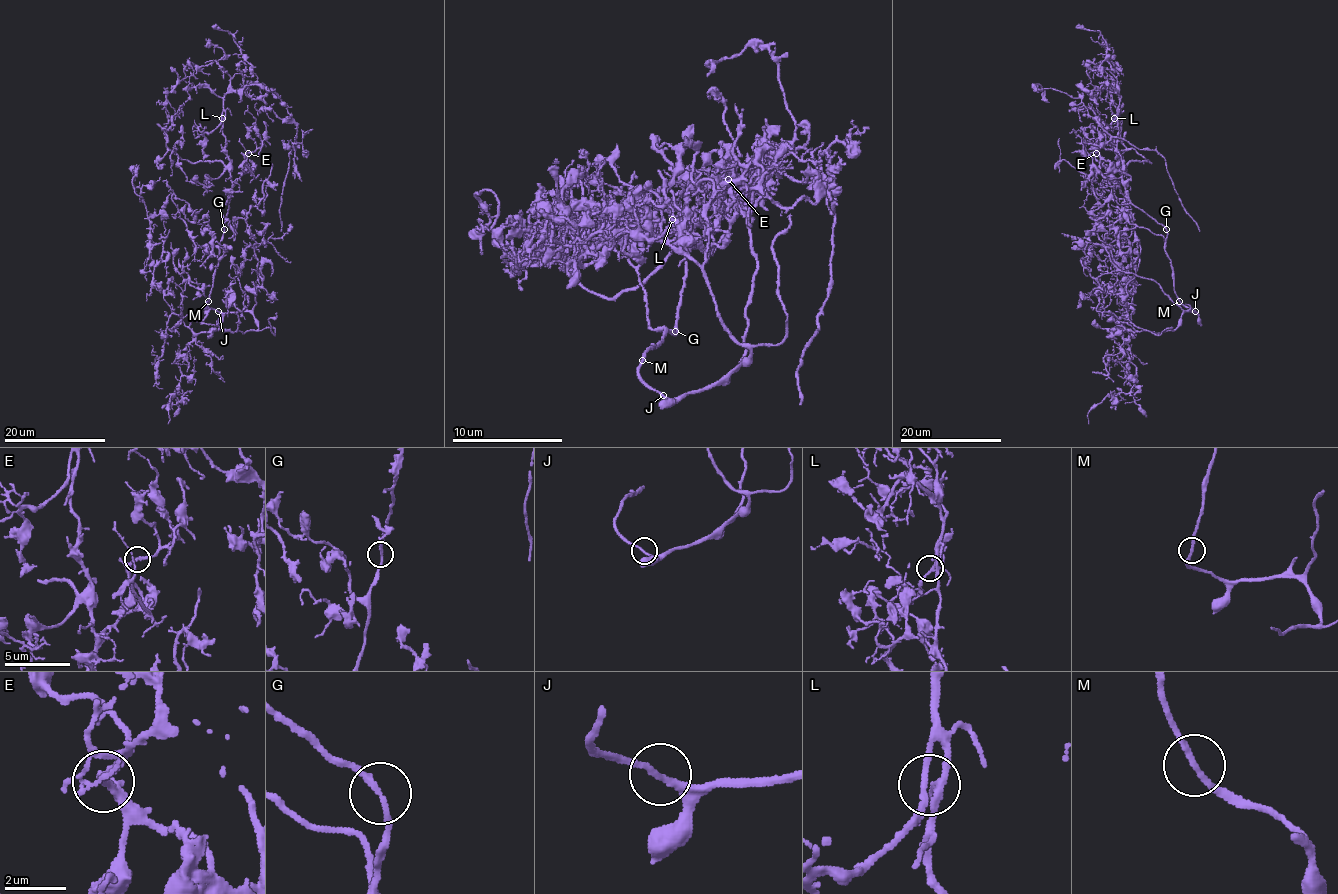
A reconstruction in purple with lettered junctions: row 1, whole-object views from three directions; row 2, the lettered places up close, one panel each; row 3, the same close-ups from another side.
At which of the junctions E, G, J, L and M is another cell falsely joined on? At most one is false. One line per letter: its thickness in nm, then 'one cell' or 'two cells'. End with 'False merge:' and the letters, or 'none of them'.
E: calibre 200 nm; one cell
G: calibre 190 nm; one cell
J: calibre 180 nm; one cell
L: calibre 180 nm; one cell
M: calibre 180 nm; one cell
False merge: none of them

